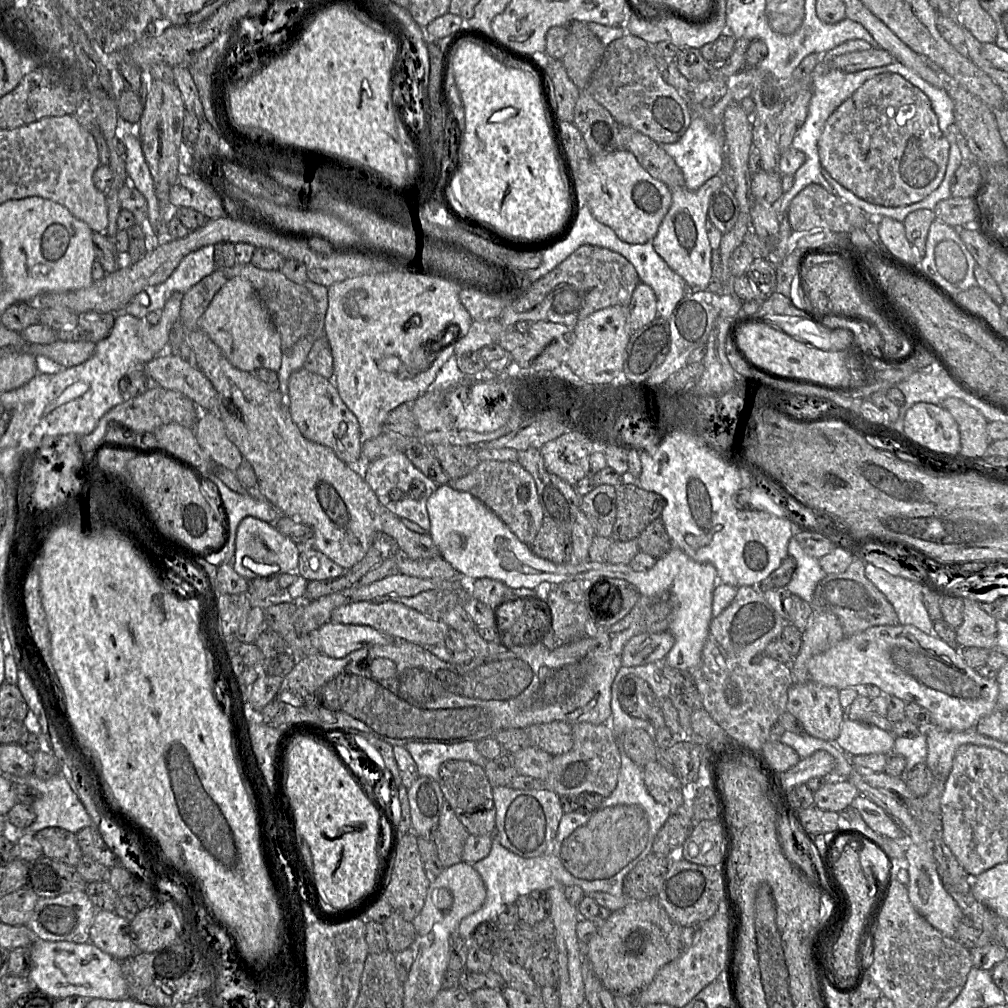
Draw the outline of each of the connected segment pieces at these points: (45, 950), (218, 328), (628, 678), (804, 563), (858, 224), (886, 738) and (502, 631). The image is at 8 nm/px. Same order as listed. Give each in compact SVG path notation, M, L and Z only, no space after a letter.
M36 939L30 946L32 967L29 979L33 987L55 999L80 996L87 999L120 1000L127 997L127 984L120 961L104 953L93 943Z
M228 279L206 308L199 322L199 329L209 336L235 367L248 372L254 372L258 368L279 371L283 355L280 334L247 279Z
M627 674L620 680L618 700L630 716L647 721L655 729L666 726L658 697L640 677Z
M794 536L789 540L788 556L795 559L796 570L785 588L810 604L817 584L828 574L818 559L804 552Z
M811 183L791 200L787 219L793 231L830 230L850 233L855 229L864 229L870 221L870 215L838 195L829 193L821 185Z
M845 718L835 744L850 756L889 755L893 751L894 742L895 737L891 732Z
M545 588L527 591L527 595L502 602L495 608L497 614L496 629L499 643L510 648L522 648L542 643L543 638L552 629L551 609L546 601Z

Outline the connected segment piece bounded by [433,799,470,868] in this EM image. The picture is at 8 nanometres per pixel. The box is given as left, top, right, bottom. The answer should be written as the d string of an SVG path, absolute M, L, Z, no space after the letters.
M444 799L433 841L437 847L439 859L445 868L462 861L464 845L469 835L449 802Z

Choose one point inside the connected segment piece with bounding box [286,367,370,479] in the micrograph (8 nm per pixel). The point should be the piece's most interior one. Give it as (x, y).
(315, 406)

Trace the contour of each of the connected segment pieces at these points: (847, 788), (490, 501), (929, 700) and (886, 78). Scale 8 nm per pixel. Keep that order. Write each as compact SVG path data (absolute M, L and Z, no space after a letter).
M848 779L827 782L814 793L814 805L819 809L838 813L849 807L859 794Z
M484 460L466 476L450 479L448 485L468 492L490 508L518 537L530 545L540 530L544 513L533 476L519 462Z
M912 625L874 626L861 633L845 636L810 661L809 676L813 682L834 687L839 691L877 686L885 695L895 696L905 703L915 703L927 709L935 727L956 732L974 728L981 718L990 714L999 693L996 679L983 678L970 668L963 660L958 647L952 647L936 635L927 635Z
M883 73L867 80L829 116L818 141L822 167L857 197L884 207L913 204L935 191L945 176L949 148L929 98L896 73Z

